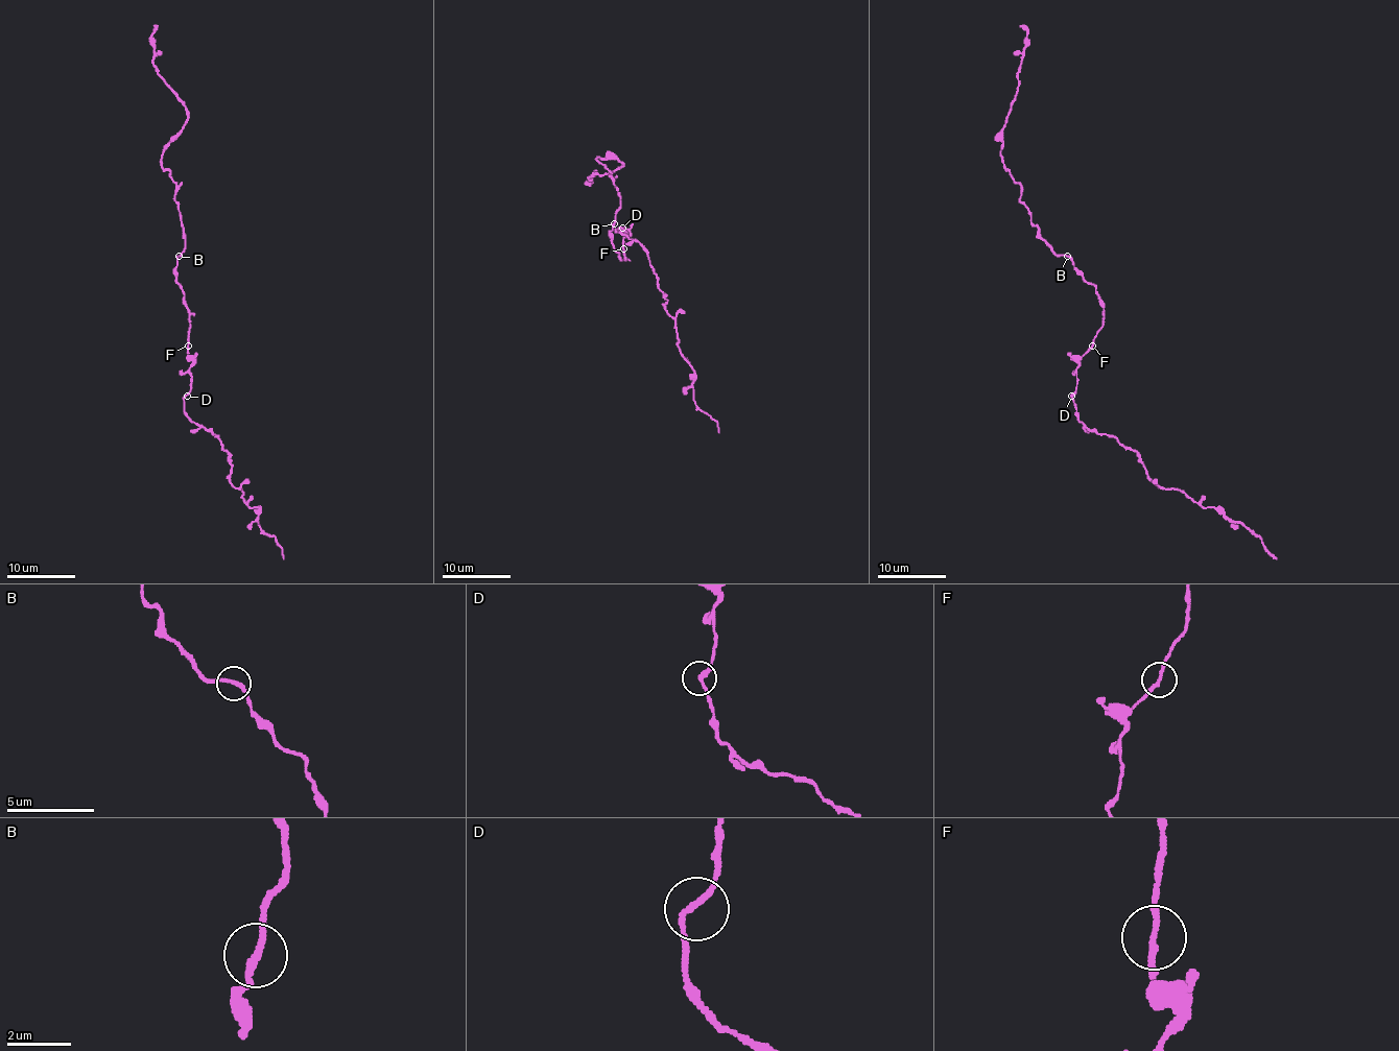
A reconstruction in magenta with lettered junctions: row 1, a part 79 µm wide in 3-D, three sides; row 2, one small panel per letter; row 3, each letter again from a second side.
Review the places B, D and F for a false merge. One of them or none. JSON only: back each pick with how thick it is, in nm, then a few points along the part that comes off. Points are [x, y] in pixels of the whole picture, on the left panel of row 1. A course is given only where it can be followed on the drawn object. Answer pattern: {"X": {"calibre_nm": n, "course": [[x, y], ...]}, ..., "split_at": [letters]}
{"split_at": []}

